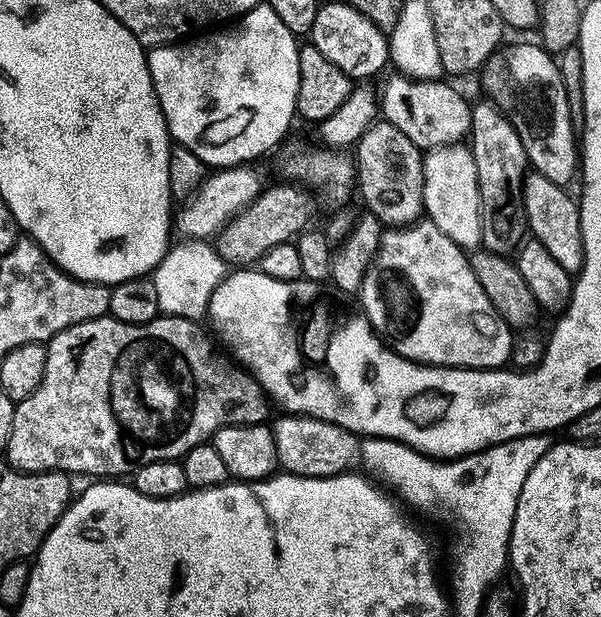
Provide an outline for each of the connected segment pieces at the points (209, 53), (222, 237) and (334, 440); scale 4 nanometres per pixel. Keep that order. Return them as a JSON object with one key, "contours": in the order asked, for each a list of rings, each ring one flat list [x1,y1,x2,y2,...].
{"contours":[[[262,2,258,6,254,6,254,10,250,10,245,16,241,16,239,20,231,25,232,28,228,32,228,36,224,30,212,30,204,36,196,45,188,44,192,42,177,42,174,44,164,44,160,48,153,48,148,52,148,65,150,66,150,78,154,82,154,90,158,102,162,106,162,114,168,123,169,137,179,147,194,150,194,154,198,154,198,158,202,158,202,162,209,169,219,170,222,168,235,168,237,166,247,165,249,162,256,162,259,156,264,156,284,135,288,132,292,120,296,116,296,99,298,98,298,54,301,45,298,43,298,37,290,30,286,30,286,25,278,19,278,14,274,14,274,10,270,10,270,6,266,2]],[[283,183,276,184,273,188,265,187,221,232,216,233,216,253,228,265,255,265,262,258,262,254,266,254,266,250,295,241,296,237,313,223,312,211,316,208,315,202,312,201,313,193,299,183]],[[280,414,271,425,276,447,277,465,285,473,306,478,330,478,349,471,360,458,361,437,334,422,319,420,313,416]]]}

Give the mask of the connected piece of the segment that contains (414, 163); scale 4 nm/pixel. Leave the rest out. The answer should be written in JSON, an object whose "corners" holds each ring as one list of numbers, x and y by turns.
{"corners":[[380,118,367,128,358,144,355,145,354,167,356,190,358,196,360,192,361,203,378,218,383,227,408,227,421,219,424,212,424,154,393,123]]}

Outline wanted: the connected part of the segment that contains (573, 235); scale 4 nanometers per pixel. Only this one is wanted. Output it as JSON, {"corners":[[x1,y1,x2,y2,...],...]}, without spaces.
{"corners":[[529,171,524,177,522,202,524,217,528,220,528,232,551,256,561,264,562,270,576,274,584,265,584,243,582,242,582,222,579,203,568,193,567,187,550,182,542,173]]}

